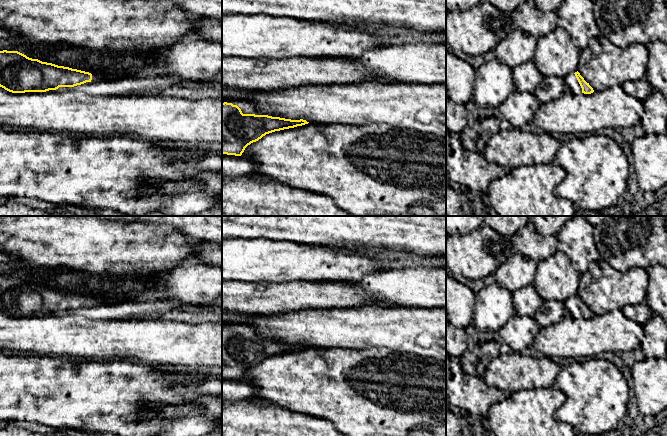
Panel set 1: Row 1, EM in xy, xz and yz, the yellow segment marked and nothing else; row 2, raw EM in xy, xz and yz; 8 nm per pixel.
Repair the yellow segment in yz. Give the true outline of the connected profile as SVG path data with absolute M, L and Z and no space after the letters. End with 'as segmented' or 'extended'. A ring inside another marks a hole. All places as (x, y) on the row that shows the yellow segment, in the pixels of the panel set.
M577 71L569 74L564 78L565 90L575 94L591 94L594 92L593 88L587 83L584 78Z | extended

